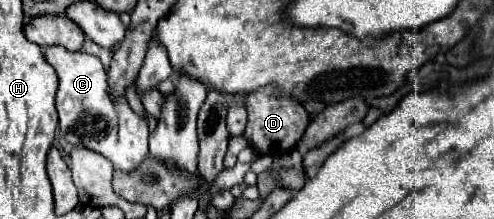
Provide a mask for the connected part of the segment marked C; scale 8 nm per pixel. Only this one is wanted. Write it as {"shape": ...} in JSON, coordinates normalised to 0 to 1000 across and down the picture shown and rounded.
{"shape":[[[95,210],[87,256],[119,347],[111,475],[128,630],[148,667],[192,676],[192,694],[204,694],[245,785],[277,776],[302,721],[302,584],[298,557],[281,539],[257,466],[233,466],[225,447],[217,329],[204,274],[172,237],[140,237],[128,210]]]}

